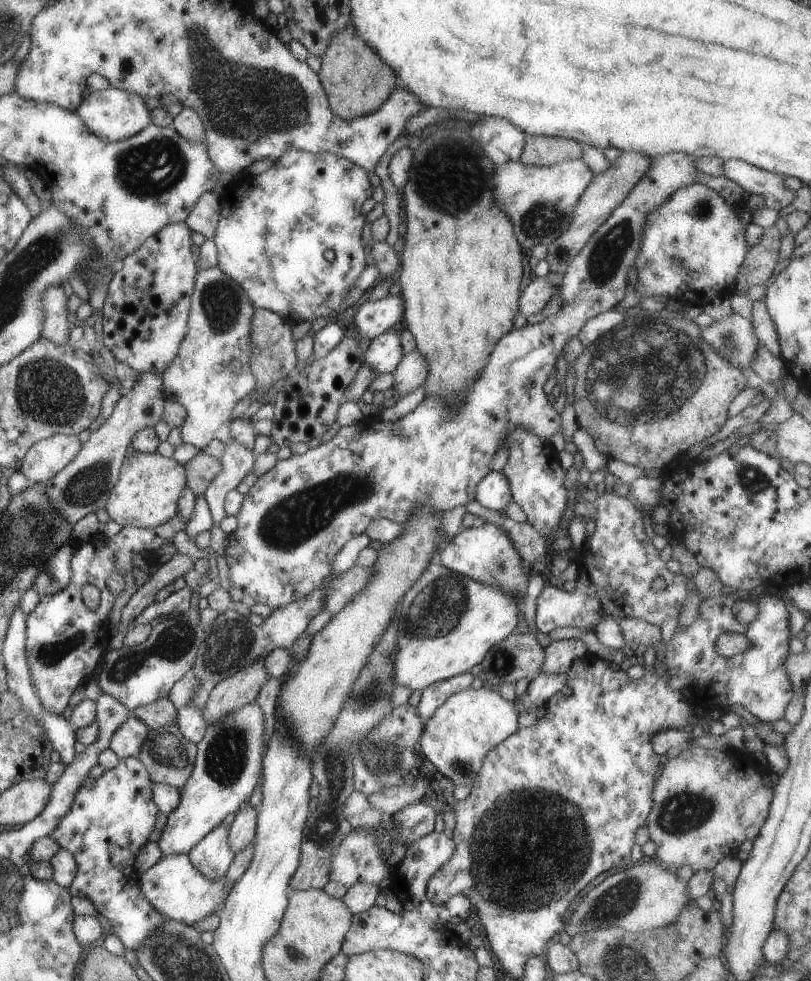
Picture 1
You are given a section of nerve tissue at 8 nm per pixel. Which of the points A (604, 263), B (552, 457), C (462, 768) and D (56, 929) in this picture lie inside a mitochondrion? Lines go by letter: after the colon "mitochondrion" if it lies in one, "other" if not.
A: mitochondrion
B: other
C: mitochondrion
D: other

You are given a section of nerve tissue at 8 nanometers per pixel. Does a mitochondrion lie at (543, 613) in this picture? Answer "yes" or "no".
no

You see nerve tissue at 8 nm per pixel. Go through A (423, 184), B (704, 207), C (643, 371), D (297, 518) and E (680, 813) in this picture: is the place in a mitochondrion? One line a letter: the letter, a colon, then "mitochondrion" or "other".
A: mitochondrion
B: mitochondrion
C: mitochondrion
D: mitochondrion
E: mitochondrion

